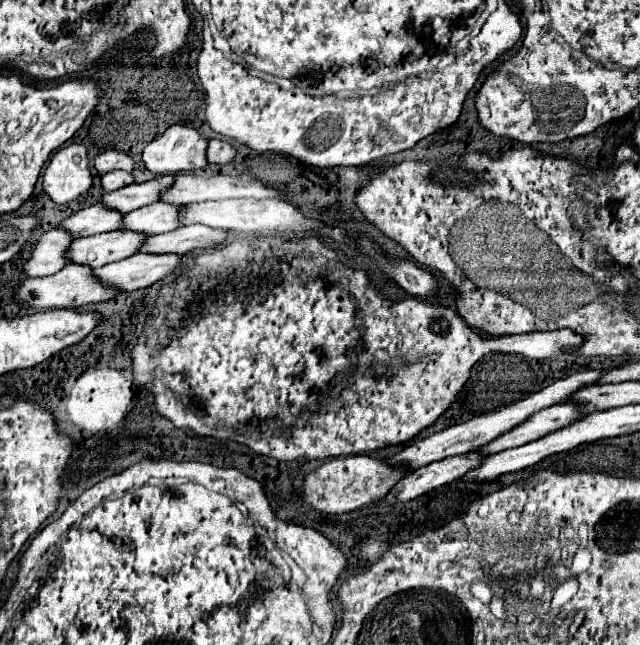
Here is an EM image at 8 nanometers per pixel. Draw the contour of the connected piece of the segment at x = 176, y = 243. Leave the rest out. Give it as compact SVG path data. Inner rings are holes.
M202 224L186 226L186 228L176 228L166 234L150 236L146 238L138 252L144 254L186 254L192 250L202 250L202 248L214 248L218 244L226 242L226 232L218 232L216 228L206 228Z

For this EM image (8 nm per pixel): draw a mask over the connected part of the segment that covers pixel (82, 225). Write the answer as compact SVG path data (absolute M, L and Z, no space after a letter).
M94 204L62 220L58 228L66 230L72 238L84 238L84 236L94 236L94 234L116 230L118 224L122 224L120 212L108 212L108 208Z

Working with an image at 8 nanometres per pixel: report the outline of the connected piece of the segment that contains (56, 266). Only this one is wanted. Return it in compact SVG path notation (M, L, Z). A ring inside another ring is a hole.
M54 228L44 232L30 254L30 260L24 266L26 276L50 276L66 266L66 244L68 238L62 230Z

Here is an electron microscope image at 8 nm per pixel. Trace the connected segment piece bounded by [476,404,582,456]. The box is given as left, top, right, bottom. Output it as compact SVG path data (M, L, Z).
M556 404L550 408L538 410L536 414L528 416L522 424L500 434L492 442L480 446L476 452L488 456L488 454L496 454L496 452L506 450L506 448L516 448L516 446L528 444L532 440L538 440L538 438L542 438L558 428L564 428L566 424L572 424L574 420L580 420L580 418L582 416L580 416L578 408L570 408L568 404L562 404L562 406Z

